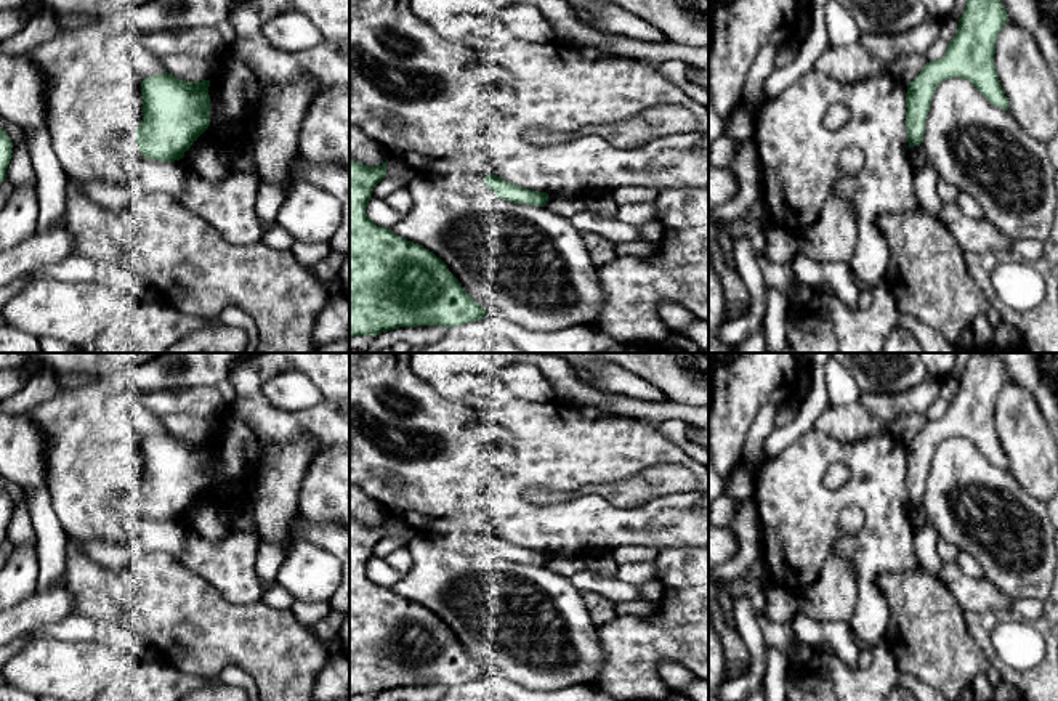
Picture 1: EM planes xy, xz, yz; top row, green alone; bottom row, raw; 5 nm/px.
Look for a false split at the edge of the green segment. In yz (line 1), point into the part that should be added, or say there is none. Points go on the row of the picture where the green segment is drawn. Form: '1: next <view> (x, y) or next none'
1: next none

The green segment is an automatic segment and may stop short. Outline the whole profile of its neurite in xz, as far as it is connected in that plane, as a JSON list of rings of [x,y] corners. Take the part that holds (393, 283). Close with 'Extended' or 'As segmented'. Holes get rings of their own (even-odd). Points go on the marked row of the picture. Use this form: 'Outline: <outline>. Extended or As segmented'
Outline: [[[349,159],[349,338],[361,335],[377,337],[382,332],[399,327],[444,326],[450,329],[454,326],[463,326],[466,322],[483,319],[484,316],[487,316],[487,311],[465,292],[458,279],[449,271],[447,265],[441,258],[438,258],[433,252],[426,250],[423,245],[402,239],[388,228],[377,226],[365,215],[365,207],[372,199],[372,189],[386,176],[386,165],[388,160],[378,167],[367,167]]]. As segmented

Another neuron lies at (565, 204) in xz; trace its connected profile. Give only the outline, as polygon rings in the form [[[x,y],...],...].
[[[559,194],[550,196],[543,205],[551,212],[571,218],[574,213],[587,209],[587,196]]]

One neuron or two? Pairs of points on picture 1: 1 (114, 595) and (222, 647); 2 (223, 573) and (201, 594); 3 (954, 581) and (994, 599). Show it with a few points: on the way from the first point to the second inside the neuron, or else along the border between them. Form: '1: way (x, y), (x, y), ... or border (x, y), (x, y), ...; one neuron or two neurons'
1: way (141, 597), (159, 599), (194, 624); one neuron
2: border (180, 562), (202, 576), (225, 599), (242, 605); two neurons
3: way (964, 589), (985, 597); one neuron

